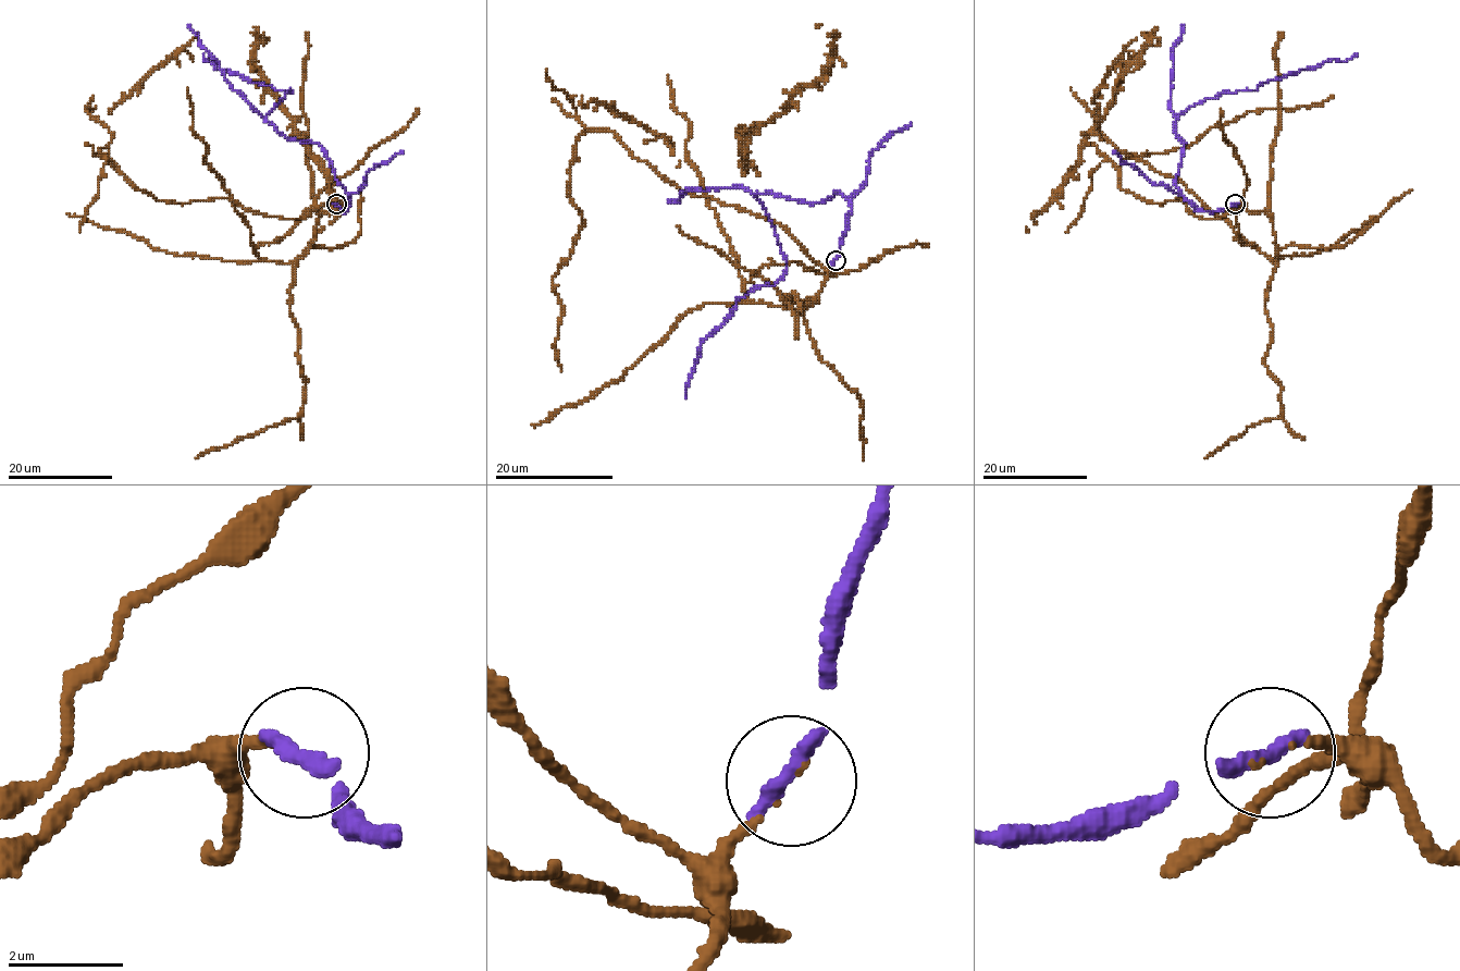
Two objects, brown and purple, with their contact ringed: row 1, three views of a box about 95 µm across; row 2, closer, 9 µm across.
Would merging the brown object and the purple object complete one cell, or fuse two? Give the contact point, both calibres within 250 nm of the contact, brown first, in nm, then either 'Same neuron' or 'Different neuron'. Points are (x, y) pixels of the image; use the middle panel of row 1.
Place: (836, 260). Thickness 40 nm (brown) against 360 nm. Same neuron

